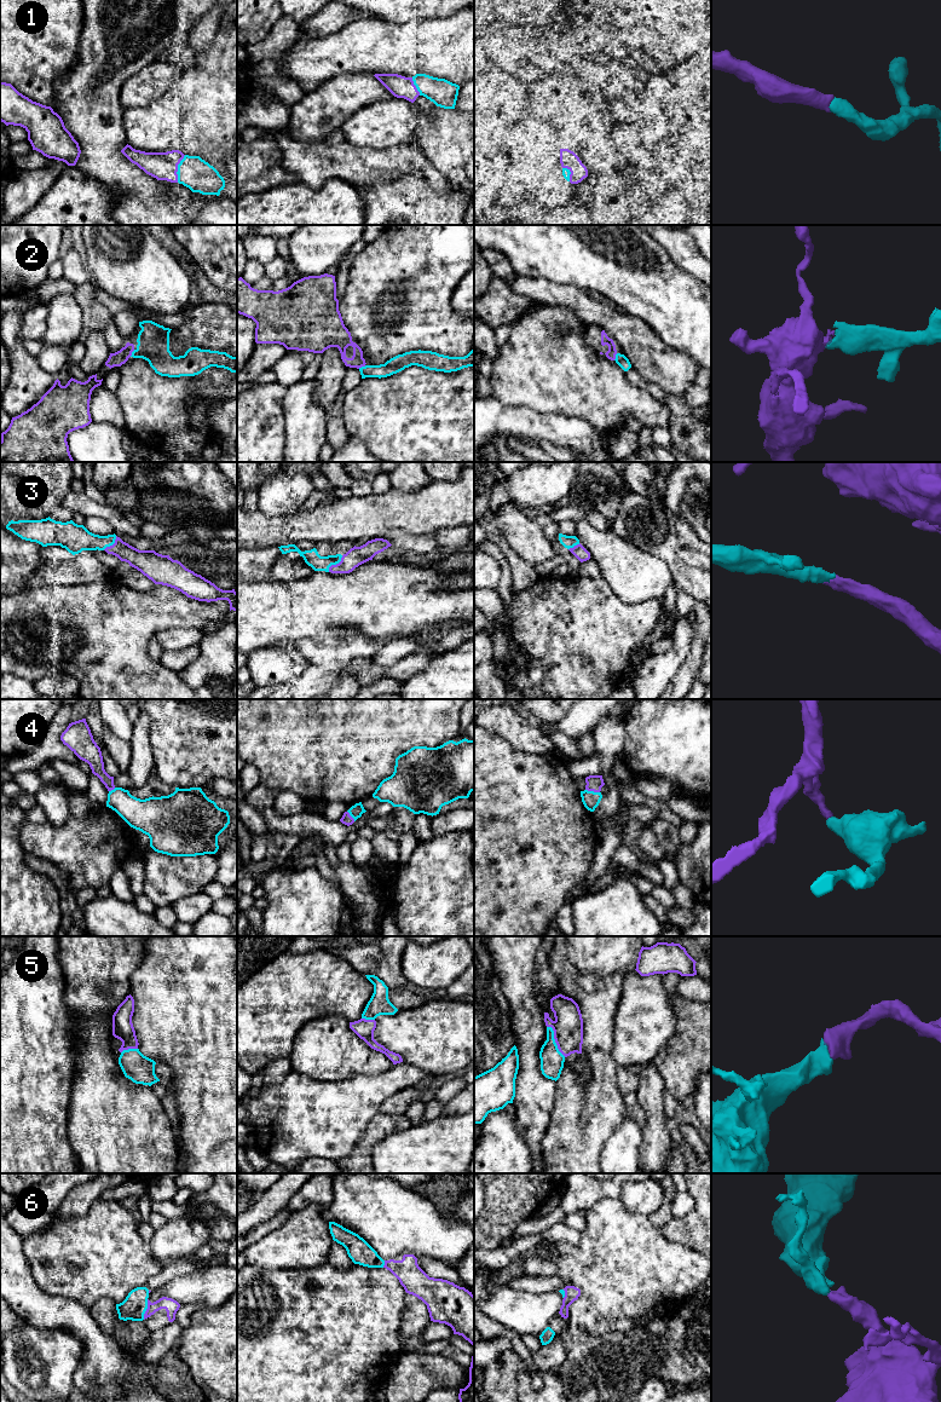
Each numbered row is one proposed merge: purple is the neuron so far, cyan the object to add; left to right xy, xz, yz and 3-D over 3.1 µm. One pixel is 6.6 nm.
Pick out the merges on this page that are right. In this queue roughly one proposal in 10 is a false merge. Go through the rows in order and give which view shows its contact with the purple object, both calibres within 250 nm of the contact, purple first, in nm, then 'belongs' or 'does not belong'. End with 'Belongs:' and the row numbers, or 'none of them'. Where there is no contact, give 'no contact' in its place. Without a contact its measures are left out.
1: meets purple in xy; 190 nm thick on the purple side, 220 nm on the other; belongs
2: meets purple in xy; 100 nm thick on the purple side, 220 nm on the other; belongs
3: meets purple in xz; 130 nm thick on the purple side, 100 nm on the other; belongs
4: meets purple in yz; 110 nm thick on the purple side, 120 nm on the other; belongs
5: meets purple in yz; 200 nm thick on the purple side, 160 nm on the other; belongs
6: meets purple in xy; 90 nm thick on the purple side, 160 nm on the other; belongs
Belongs: 1, 2, 3, 4, 5, 6

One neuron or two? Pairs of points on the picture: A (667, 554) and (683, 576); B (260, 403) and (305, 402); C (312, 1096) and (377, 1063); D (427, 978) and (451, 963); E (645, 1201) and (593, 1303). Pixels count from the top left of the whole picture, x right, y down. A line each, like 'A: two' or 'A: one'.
A: one
B: two
C: two
D: one
E: two

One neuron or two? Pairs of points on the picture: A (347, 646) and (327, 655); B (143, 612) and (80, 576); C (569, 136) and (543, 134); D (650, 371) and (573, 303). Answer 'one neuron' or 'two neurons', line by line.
A: one neuron
B: two neurons
C: two neurons
D: one neuron

